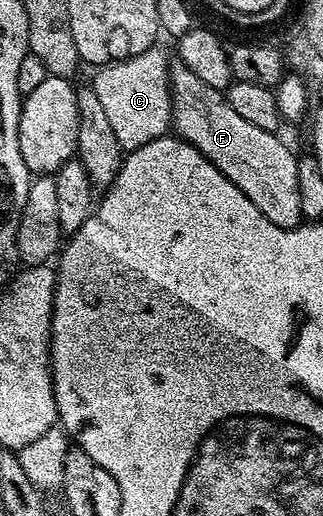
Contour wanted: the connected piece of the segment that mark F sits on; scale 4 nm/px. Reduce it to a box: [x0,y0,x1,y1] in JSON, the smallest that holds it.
[169,61,301,227]

